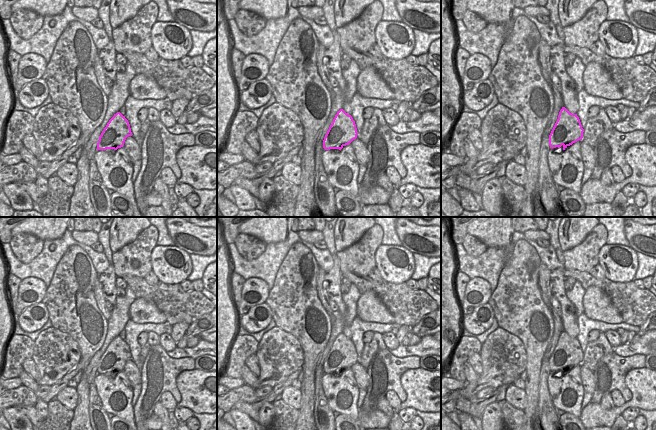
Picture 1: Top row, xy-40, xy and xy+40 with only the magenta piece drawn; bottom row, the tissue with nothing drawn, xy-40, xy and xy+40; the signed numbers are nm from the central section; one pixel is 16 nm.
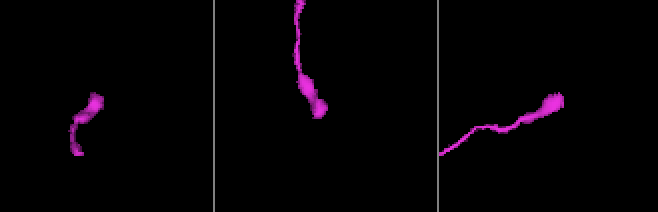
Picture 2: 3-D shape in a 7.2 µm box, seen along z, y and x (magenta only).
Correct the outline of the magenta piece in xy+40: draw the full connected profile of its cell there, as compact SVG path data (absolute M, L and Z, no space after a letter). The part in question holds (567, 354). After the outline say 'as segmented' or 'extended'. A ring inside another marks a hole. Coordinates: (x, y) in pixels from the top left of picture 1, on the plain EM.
M565 331L559 336L558 343L549 359L550 372L568 370L582 364L584 353L577 338L570 337Z | as segmented

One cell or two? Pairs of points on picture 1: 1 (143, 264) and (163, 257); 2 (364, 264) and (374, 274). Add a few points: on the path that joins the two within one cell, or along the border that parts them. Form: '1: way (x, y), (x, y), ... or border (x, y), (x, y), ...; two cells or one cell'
1: border (156, 244), (151, 253), (151, 269); two cells
2: border (375, 266), (367, 275); two cells

